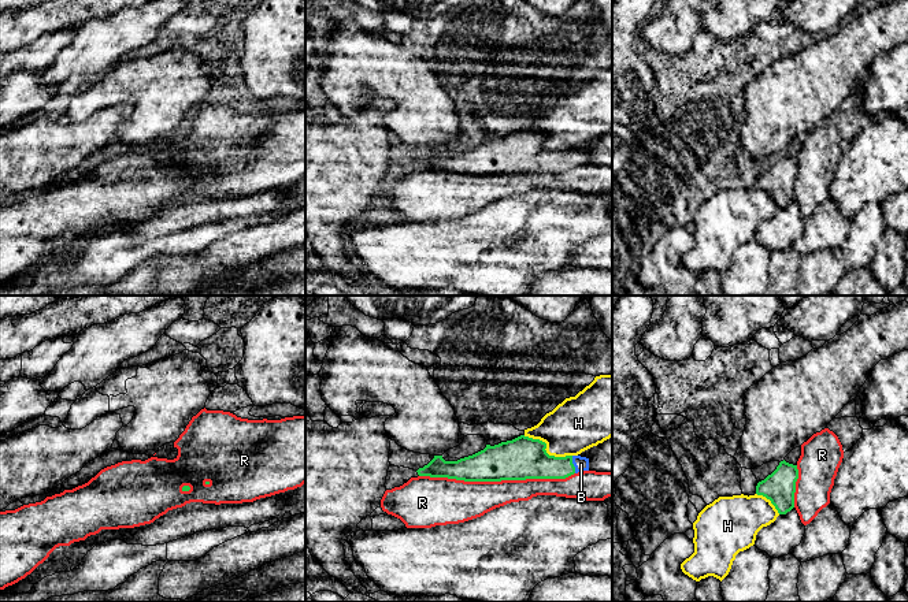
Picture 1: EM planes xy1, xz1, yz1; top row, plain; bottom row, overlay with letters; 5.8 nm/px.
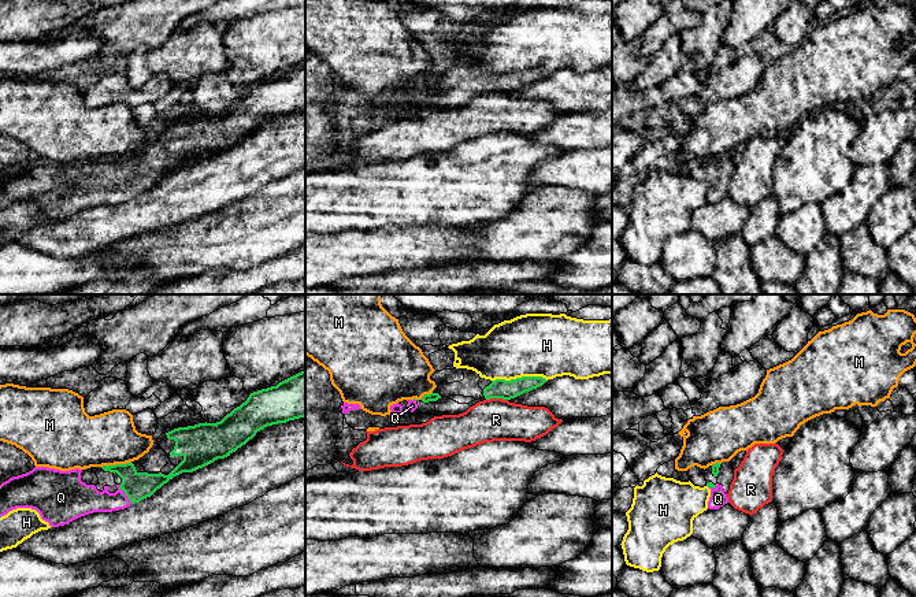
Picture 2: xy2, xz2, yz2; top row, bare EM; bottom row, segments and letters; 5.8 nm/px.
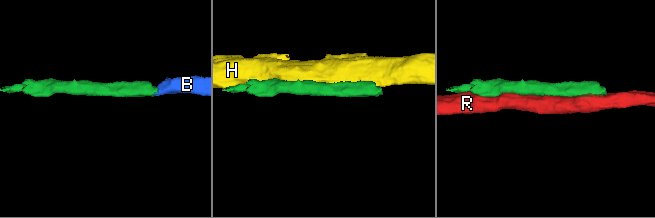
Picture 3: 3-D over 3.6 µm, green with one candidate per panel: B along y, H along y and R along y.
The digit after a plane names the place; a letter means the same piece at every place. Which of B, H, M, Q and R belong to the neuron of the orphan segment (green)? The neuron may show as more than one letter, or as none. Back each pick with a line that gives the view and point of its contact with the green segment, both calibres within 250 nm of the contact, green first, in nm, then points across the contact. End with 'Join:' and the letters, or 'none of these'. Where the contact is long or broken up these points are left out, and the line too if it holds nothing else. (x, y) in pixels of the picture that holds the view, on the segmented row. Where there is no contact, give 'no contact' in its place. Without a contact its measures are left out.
B: xz1 (573, 464) | 220/90 nm | across xz1 (530, 460), (537, 464), (573, 464), (581, 464)
Q: xy2 (125, 493) | 160/180 nm
Join: B, Q

